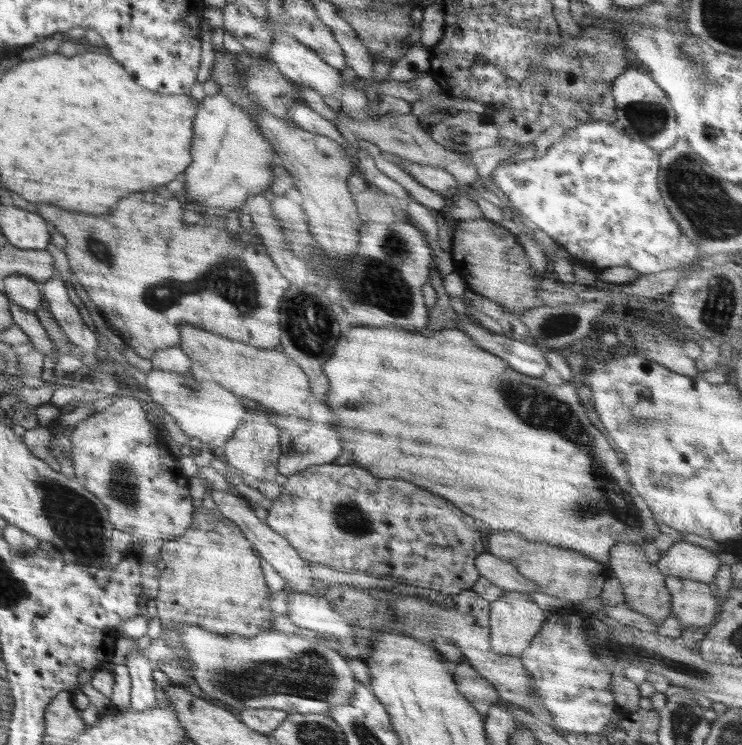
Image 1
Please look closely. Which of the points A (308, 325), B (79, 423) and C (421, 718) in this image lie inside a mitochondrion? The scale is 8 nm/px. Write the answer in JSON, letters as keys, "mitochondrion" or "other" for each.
{"A":"mitochondrion","B":"other","C":"other"}

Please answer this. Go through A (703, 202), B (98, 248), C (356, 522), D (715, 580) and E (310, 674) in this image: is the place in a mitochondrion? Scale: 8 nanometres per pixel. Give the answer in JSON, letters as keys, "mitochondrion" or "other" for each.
{"A":"mitochondrion","B":"mitochondrion","C":"mitochondrion","D":"other","E":"mitochondrion"}

